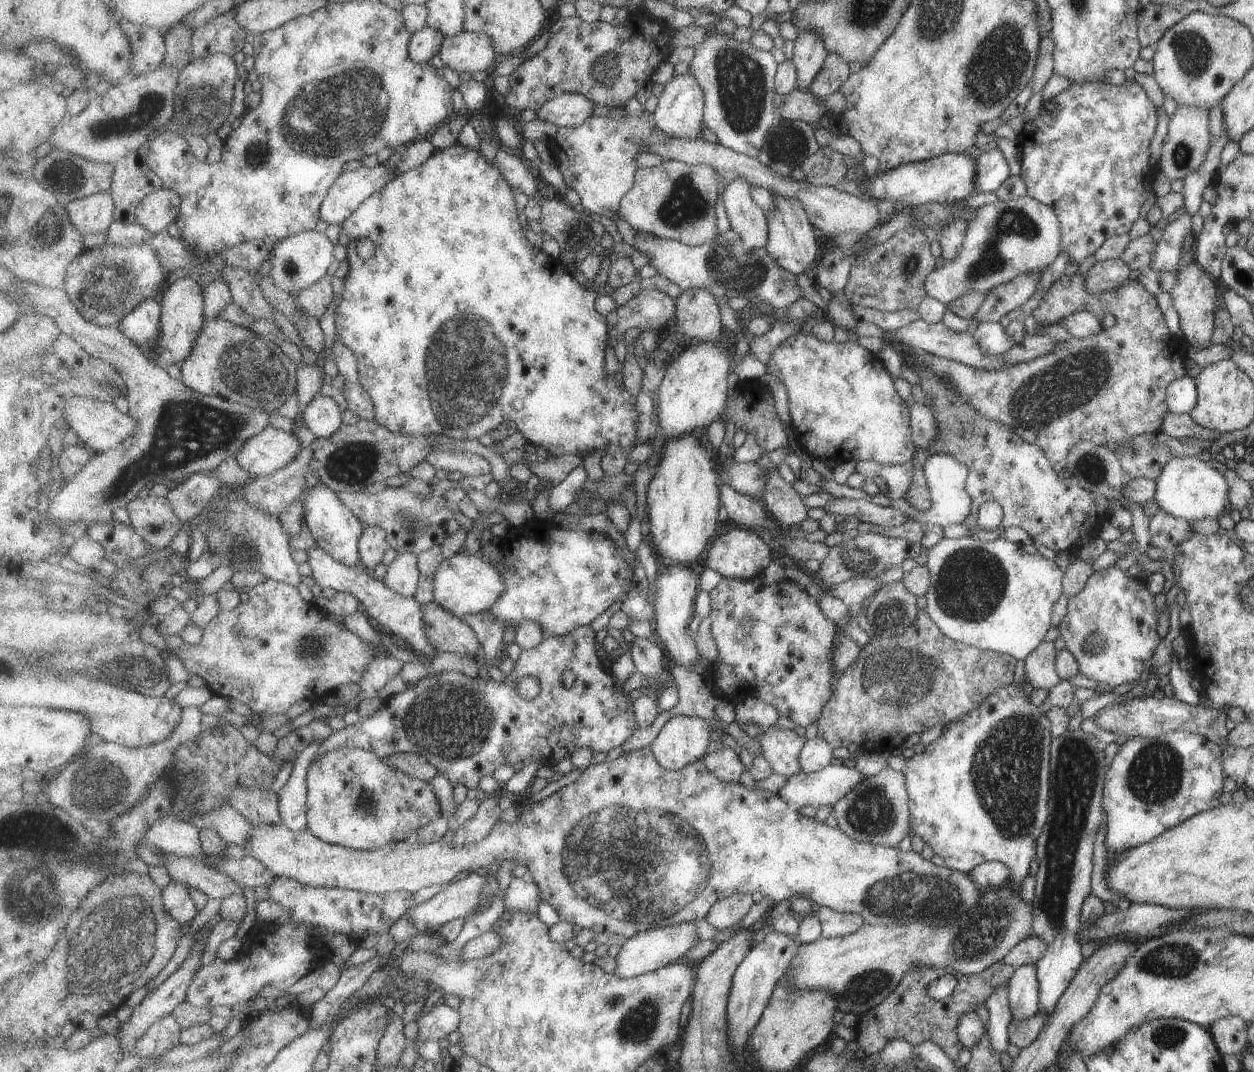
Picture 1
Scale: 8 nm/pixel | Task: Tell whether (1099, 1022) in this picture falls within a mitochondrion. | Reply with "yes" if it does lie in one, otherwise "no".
no

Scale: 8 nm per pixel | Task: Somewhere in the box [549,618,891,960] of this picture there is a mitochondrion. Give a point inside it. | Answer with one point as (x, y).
(638, 864)

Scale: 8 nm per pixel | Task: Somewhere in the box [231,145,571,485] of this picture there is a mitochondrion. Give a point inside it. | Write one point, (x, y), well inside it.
(468, 361)

